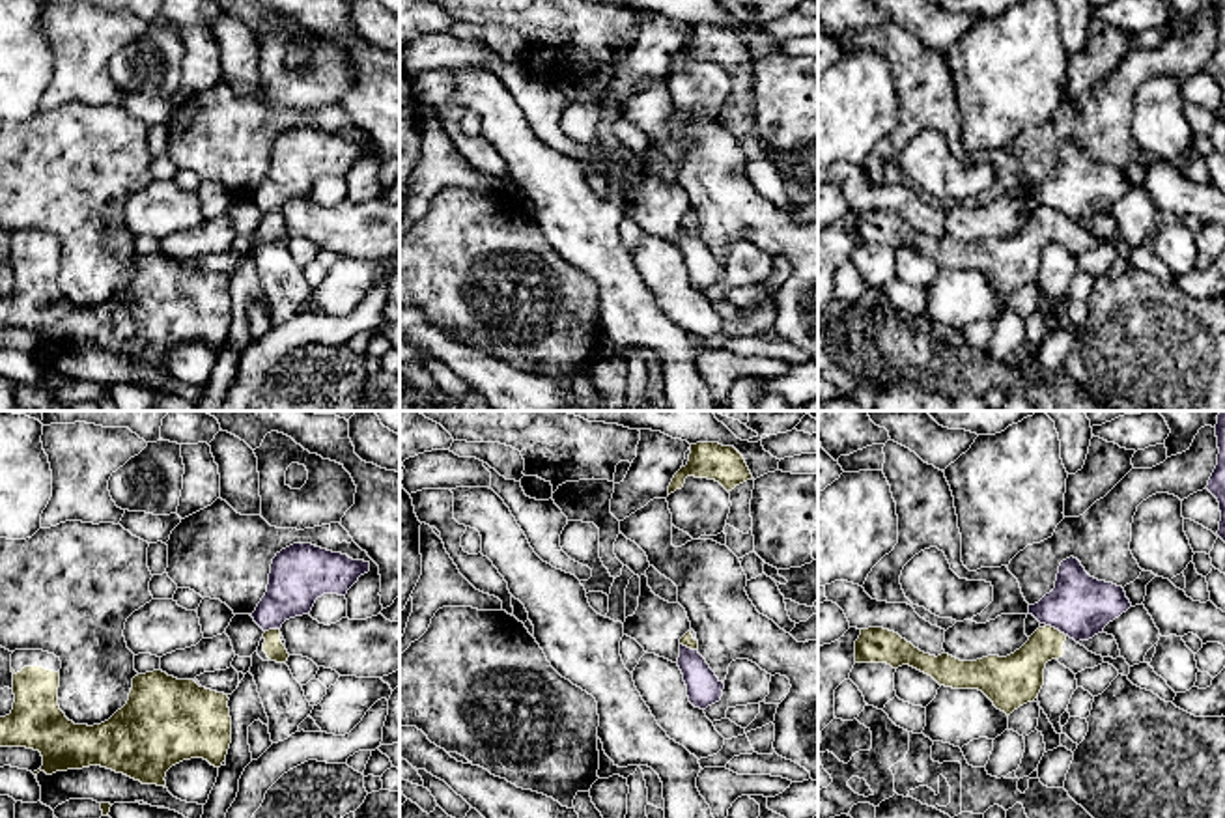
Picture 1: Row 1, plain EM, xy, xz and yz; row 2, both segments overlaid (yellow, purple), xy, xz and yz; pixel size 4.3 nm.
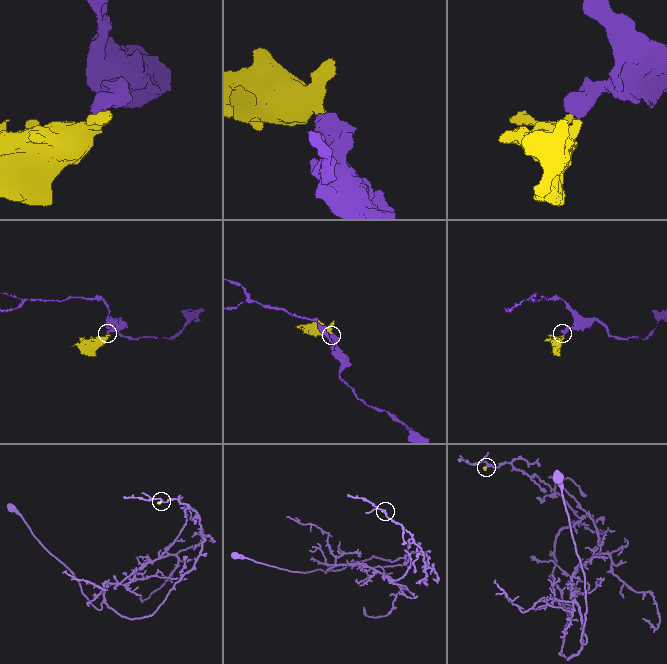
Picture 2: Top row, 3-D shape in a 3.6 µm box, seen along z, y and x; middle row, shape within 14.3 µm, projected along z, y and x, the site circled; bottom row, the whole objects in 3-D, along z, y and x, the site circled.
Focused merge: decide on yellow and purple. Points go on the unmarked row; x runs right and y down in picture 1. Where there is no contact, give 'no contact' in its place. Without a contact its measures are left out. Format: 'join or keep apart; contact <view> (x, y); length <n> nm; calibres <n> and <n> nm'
keep apart; contact yz (1054, 210); length 100 nm; calibres 200 and 280 nm

